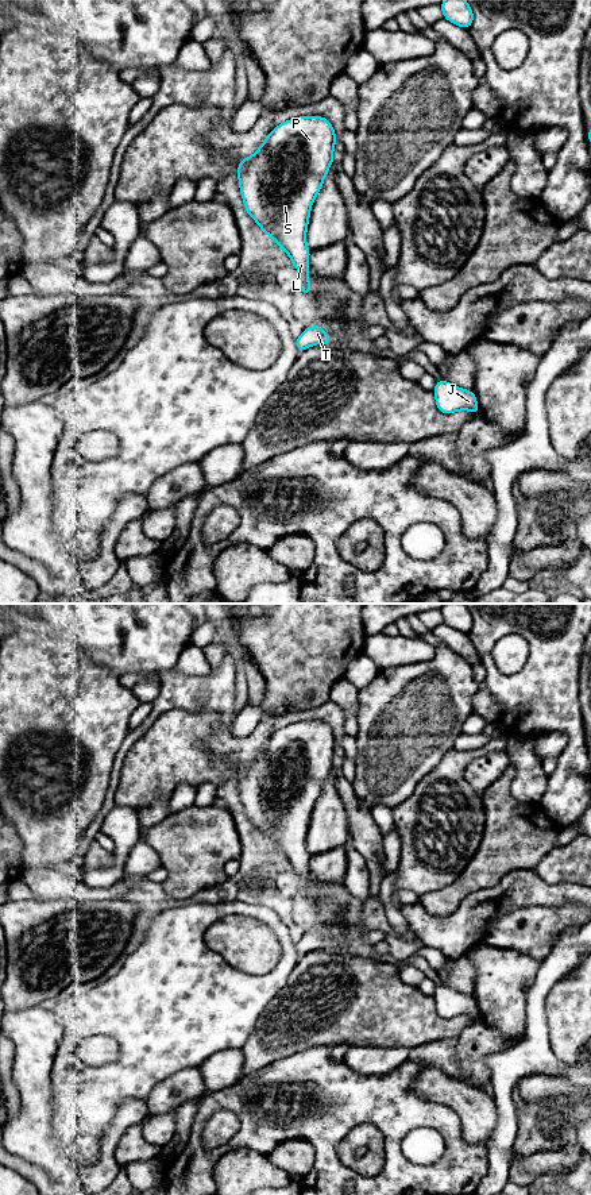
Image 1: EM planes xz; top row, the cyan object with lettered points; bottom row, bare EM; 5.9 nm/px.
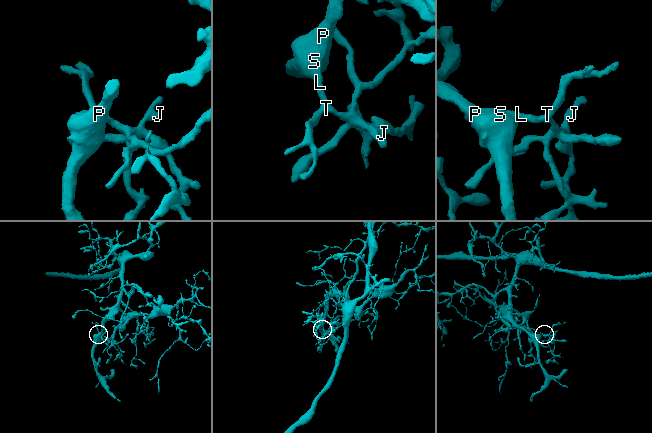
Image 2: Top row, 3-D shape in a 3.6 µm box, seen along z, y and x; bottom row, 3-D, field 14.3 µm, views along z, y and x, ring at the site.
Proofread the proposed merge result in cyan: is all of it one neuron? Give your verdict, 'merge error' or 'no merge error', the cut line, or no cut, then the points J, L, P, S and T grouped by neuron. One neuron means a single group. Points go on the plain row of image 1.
no merge error; no cut; J L P S T

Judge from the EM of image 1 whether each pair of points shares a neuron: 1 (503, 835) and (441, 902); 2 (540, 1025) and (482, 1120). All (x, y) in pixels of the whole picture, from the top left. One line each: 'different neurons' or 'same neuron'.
1: same neuron
2: different neurons

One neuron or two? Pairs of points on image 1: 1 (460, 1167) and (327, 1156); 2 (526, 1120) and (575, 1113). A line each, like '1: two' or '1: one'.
1: one
2: one

